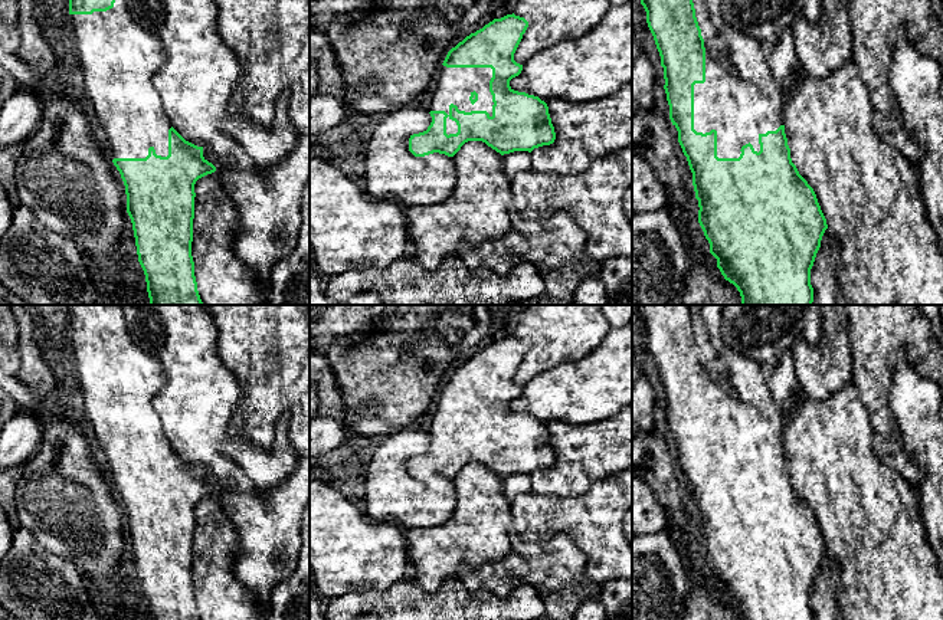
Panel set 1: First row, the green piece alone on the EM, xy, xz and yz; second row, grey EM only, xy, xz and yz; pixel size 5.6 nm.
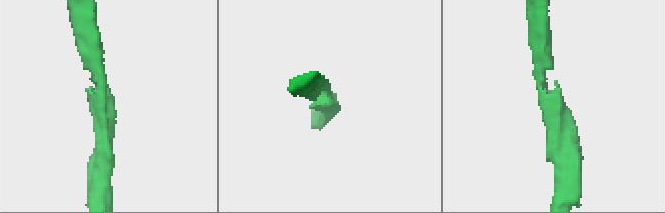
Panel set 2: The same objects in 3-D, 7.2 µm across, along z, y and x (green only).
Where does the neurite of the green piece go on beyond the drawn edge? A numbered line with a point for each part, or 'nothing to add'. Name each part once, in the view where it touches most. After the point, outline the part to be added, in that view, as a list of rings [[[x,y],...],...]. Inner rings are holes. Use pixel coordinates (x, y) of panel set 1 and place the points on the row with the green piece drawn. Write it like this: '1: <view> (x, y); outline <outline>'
1: yz (740, 105); outline [[[705,0],[711,36],[704,39],[705,82],[694,85],[694,129],[717,131],[717,157],[739,158],[741,147],[752,144],[760,151],[759,135],[783,125],[785,94],[767,63],[769,49],[747,33],[730,27],[721,14],[721,0]],[[716,52],[728,55],[733,73],[716,59]]]

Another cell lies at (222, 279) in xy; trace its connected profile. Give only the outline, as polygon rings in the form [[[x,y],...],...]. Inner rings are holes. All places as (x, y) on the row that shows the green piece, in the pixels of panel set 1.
[[[219,173],[199,178],[194,193],[191,256],[203,305],[269,305],[269,285],[263,285],[256,273],[239,260],[233,249],[239,214],[220,183]]]

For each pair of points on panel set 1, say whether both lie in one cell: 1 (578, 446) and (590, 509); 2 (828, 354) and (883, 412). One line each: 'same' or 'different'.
1: different
2: different

